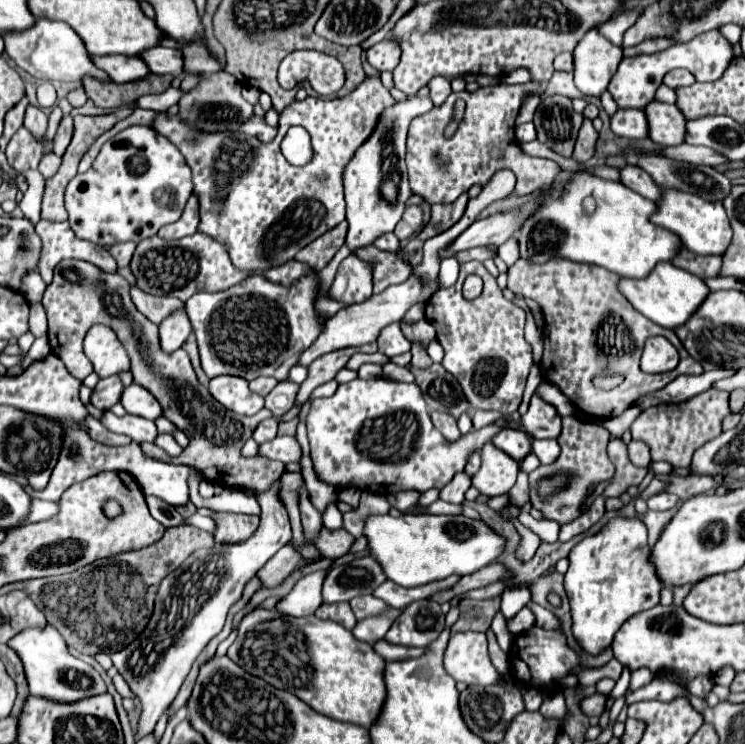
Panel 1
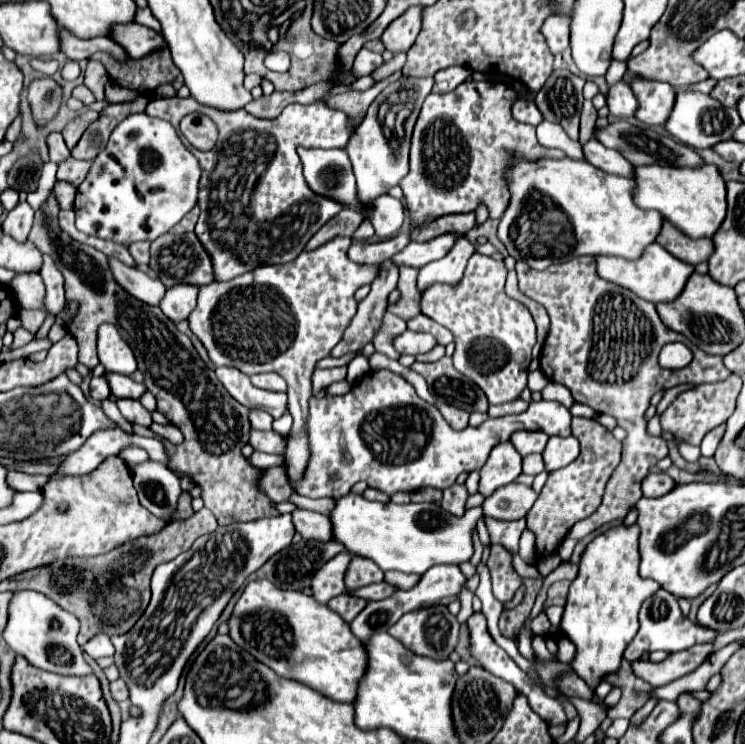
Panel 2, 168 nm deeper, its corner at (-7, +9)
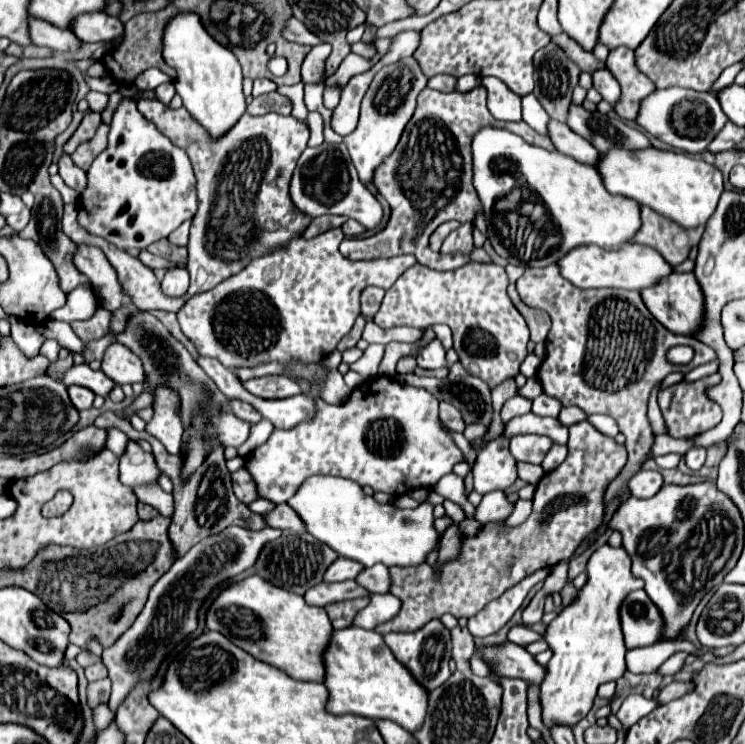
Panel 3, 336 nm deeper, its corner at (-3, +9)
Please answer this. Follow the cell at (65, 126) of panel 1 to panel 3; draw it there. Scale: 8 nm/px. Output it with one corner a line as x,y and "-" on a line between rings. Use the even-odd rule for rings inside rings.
88,112
86,116
84,116
84,120
82,120
82,124
78,126
78,130
74,132
74,136
70,138
70,142
66,144
66,152
70,154
70,152
74,152
82,142
86,142
86,140
90,140
90,138
94,138
94,134
96,134
96,130
98,130
98,126
102,124
102,118
100,118
100,114
96,114
96,112

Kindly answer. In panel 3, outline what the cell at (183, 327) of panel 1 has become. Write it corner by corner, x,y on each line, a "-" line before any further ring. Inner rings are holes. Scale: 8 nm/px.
170,268
162,280
162,290
168,296
182,296
188,290
188,270
186,268

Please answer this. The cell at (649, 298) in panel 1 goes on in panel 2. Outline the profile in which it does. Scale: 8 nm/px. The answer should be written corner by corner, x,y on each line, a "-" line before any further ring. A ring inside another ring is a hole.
656,242
650,244
644,250
644,254
634,262
628,262
624,258
614,258
614,256
600,256
600,258
596,258
596,268
598,268
598,274
602,278
606,278
608,282
628,288
636,296
640,296
652,304
672,302
672,298
678,298
678,294
682,294
688,278
694,272
694,266
688,266
686,262
672,258
672,254
668,254
662,246
656,246

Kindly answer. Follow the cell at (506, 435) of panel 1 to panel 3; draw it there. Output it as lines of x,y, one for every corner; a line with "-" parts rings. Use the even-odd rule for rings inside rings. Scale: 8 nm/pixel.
522,434
510,440
510,452
516,458
516,462
542,464
550,446
552,440
548,436
538,436
538,434

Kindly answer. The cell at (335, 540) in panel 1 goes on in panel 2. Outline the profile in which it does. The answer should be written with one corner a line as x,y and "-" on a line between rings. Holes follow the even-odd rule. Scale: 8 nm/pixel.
296,508
292,512
292,520
294,520
296,532
302,534
304,540
322,540
322,542
334,540
330,518
324,514

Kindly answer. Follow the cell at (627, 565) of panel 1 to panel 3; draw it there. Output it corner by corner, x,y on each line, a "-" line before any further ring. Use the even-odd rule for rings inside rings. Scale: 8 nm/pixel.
608,544
592,554
586,570
588,582
578,592
576,602
562,608
558,618
548,624
544,634
544,640
554,654
546,664
544,682
540,684
542,724
546,728
578,724
592,710
598,686
618,680
626,672
626,646
619,608
628,592
644,588
644,582
632,576
626,550
612,548

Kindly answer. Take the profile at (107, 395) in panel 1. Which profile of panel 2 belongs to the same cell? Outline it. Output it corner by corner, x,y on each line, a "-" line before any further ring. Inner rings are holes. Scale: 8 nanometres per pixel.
94,376
92,380
90,380
90,398
94,398
94,400
104,400
104,398
108,398
112,392
110,392
110,386
108,386
108,380
106,380
106,376

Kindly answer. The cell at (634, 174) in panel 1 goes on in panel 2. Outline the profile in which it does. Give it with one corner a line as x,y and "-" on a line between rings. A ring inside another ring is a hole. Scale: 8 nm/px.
592,138
588,144
582,146
584,148
584,156
586,160
608,172
608,174
618,174
618,176
624,176
624,178
636,178
636,168
626,160
626,158
620,158
620,154
616,154
616,150
608,150
606,146
602,146
600,142
596,142
596,138

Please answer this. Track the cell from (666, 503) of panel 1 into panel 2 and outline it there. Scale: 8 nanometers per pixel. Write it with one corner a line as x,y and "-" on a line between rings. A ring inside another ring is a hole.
650,472
642,482
642,494
646,498
658,498
674,490
676,482
666,472

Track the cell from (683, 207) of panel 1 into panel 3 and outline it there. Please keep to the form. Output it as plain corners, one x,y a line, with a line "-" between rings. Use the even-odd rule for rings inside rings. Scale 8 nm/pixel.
652,146
648,150
608,150
600,154
596,168
604,178
604,188
608,192
646,204
684,228
704,226
714,214
724,190
722,174
714,166
694,160
682,152
656,150

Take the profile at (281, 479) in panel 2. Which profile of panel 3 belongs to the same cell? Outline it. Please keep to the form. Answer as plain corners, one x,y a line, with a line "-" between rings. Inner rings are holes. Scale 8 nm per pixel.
240,468
240,470
232,472
230,476
232,476
234,494
236,494
236,498
238,498
240,502
244,502
244,504
250,504
250,502
254,502
254,500
258,498
258,494
256,494
256,484
254,484
252,476
248,474
248,470

